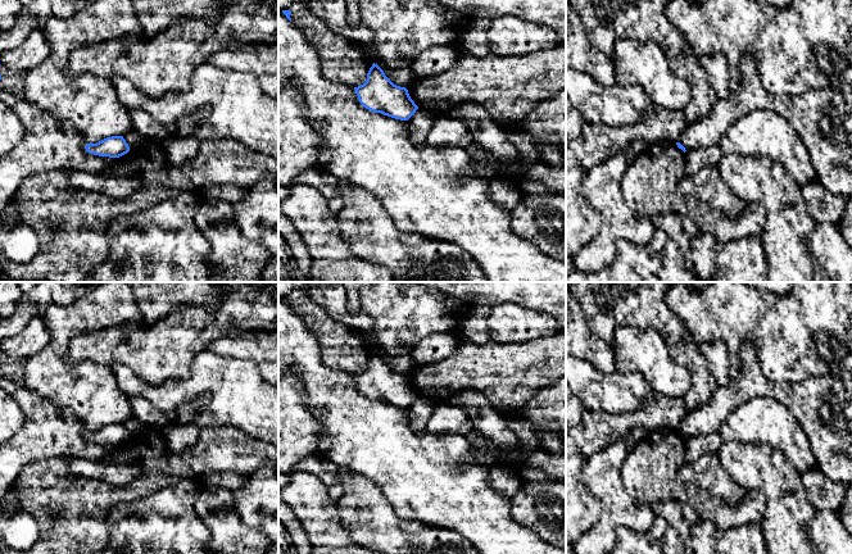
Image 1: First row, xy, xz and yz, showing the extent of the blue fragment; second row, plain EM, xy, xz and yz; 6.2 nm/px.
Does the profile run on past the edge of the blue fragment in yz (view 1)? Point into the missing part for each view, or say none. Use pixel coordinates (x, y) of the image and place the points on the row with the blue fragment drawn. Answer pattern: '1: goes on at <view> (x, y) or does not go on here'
1: does not go on here

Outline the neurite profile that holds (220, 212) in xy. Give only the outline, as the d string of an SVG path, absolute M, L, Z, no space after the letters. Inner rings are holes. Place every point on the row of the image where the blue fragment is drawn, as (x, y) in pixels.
M203 197L195 221L212 246L208 256L214 268L210 282L268 282L263 274L269 251L240 235L231 203Z

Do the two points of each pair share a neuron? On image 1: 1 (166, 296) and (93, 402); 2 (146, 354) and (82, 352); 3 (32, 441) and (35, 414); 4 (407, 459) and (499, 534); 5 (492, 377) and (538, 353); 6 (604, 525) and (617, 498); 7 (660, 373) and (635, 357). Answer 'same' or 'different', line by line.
1: different
2: same
3: same
4: same
5: same
6: same
7: same

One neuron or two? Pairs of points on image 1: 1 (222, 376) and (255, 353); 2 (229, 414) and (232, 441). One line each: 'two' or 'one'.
1: two
2: two

